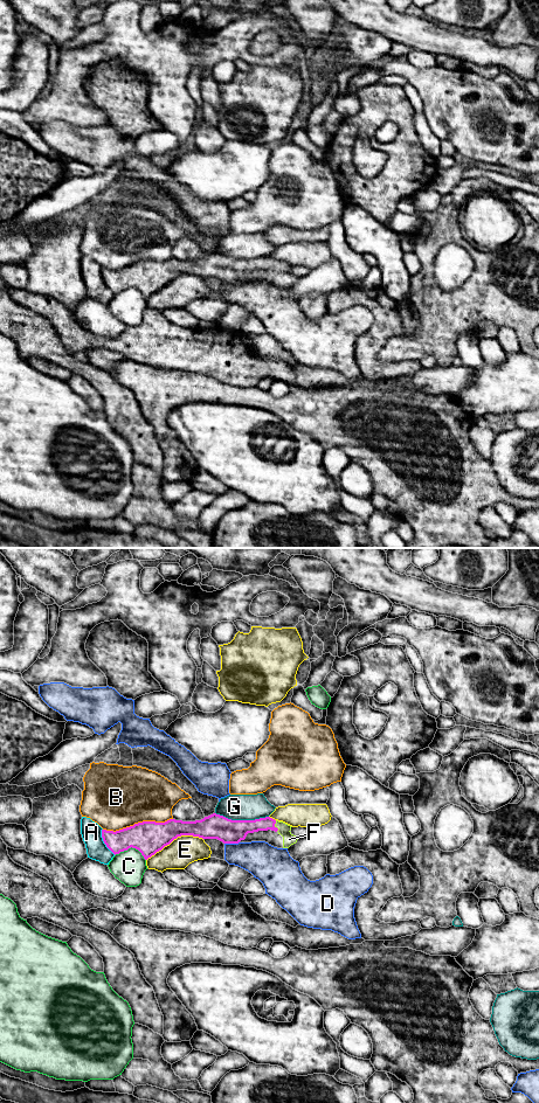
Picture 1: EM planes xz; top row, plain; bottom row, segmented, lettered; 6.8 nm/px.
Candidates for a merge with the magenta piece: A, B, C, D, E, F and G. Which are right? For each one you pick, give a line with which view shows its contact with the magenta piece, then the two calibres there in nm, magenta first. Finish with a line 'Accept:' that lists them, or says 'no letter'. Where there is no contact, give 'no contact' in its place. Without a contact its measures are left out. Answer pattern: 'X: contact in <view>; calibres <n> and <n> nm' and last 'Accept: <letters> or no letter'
F: contact in xz; calibres 140 and 90 nm
Accept: F

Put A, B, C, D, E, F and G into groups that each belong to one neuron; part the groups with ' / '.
A / B / C / D / E / F / G

